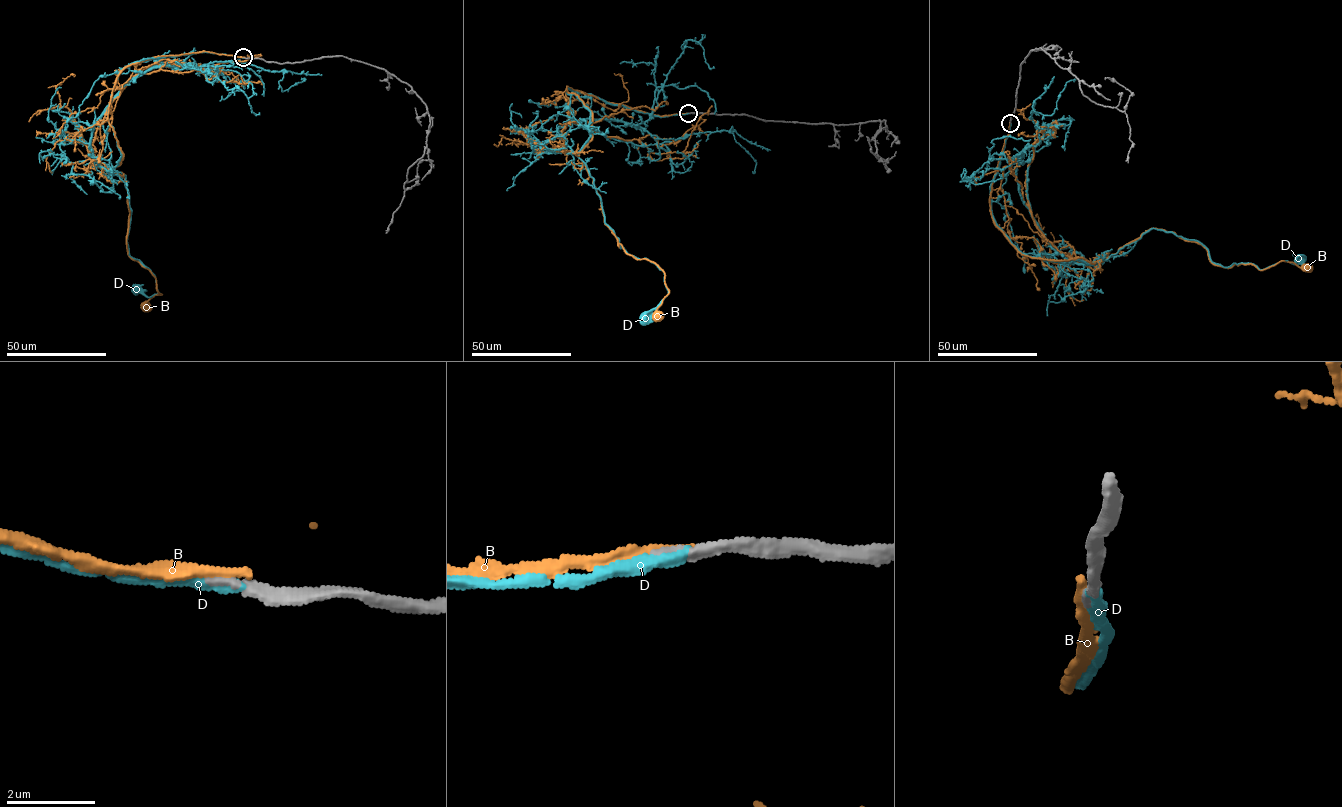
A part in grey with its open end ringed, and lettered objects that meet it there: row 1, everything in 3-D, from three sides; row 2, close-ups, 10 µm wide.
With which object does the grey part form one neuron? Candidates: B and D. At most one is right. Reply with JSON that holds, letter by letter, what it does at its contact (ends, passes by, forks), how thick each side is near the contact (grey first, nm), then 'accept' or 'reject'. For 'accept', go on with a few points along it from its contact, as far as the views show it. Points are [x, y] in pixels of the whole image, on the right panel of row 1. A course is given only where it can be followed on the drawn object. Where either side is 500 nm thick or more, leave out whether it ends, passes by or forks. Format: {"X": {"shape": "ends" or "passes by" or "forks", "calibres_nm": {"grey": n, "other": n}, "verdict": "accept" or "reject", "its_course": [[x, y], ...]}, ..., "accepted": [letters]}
{"B": {"shape": "ends", "calibres_nm": {"grey": 280, "other": 280}, "verdict": "reject"}, "D": {"shape": "ends", "calibres_nm": {"grey": 300, "other": 320}, "verdict": "accept", "its_course": [[1010, 122], [990, 208], [1022, 253], [1091, 264], [1152, 228], [1199, 241], [1228, 267], [1300, 259]]}, "accepted": ["D"]}

